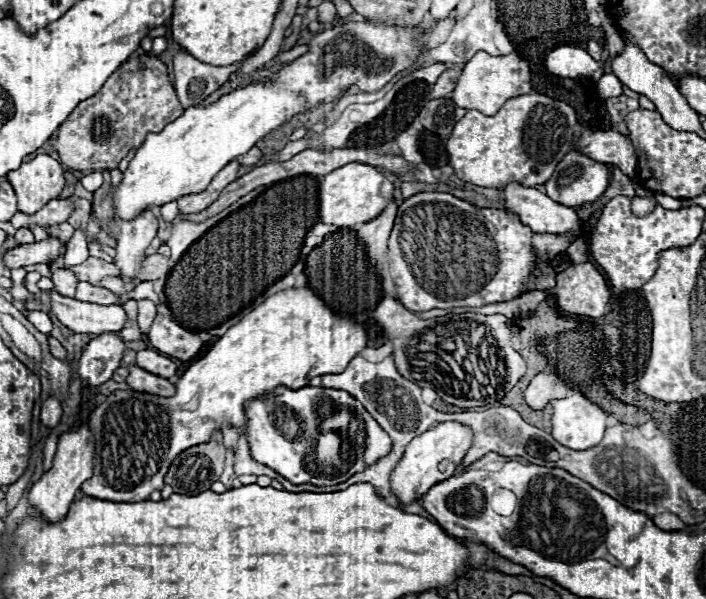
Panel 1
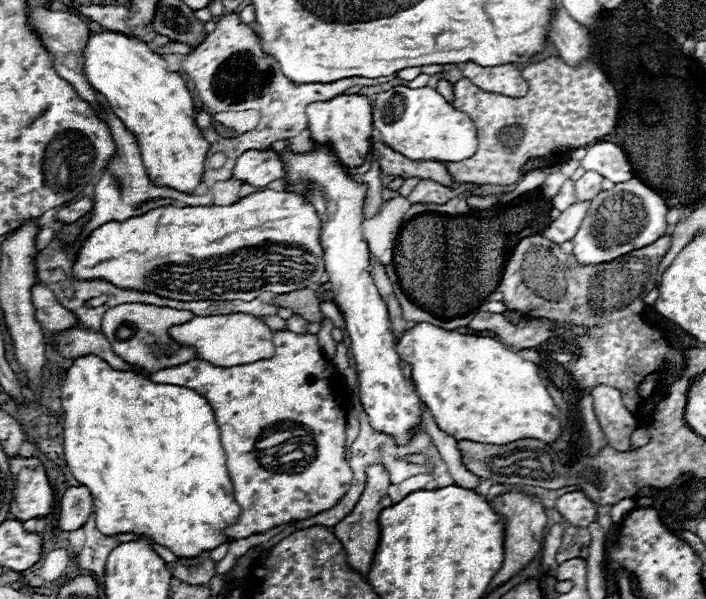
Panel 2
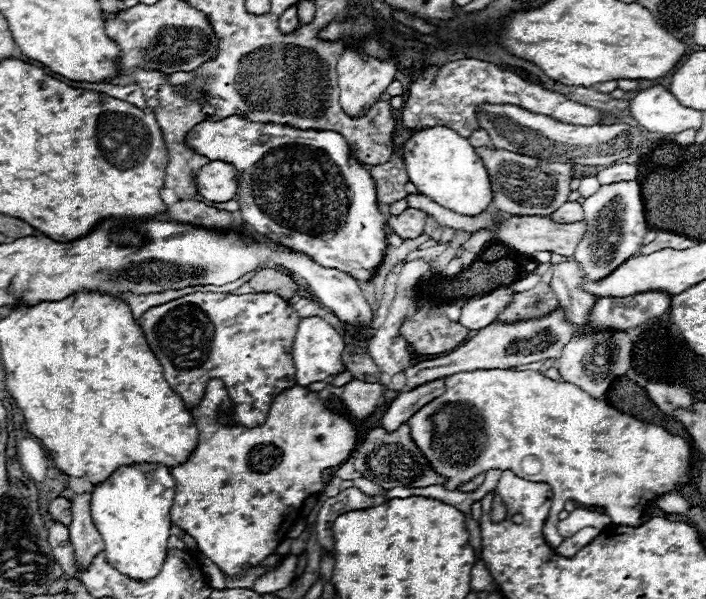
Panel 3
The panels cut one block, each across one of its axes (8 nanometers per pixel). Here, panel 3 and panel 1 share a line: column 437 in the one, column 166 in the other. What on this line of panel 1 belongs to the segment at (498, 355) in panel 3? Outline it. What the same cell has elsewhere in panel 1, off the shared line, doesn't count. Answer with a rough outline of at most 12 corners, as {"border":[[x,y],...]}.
{"border":[[140,350],[138,368],[172,378],[178,368],[156,350]]}

